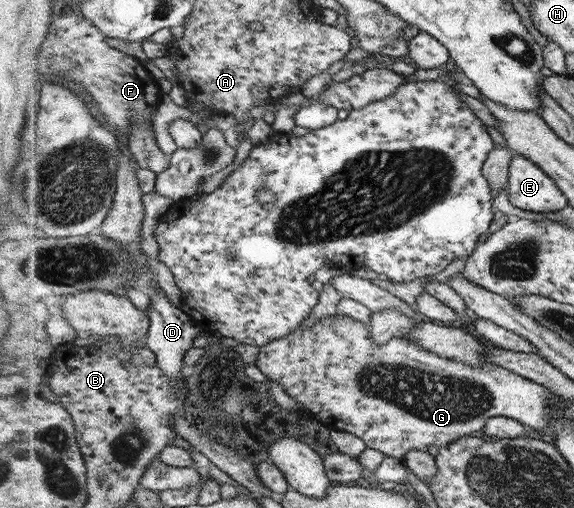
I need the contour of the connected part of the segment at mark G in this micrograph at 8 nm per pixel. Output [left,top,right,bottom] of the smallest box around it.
[257,313,556,459]

